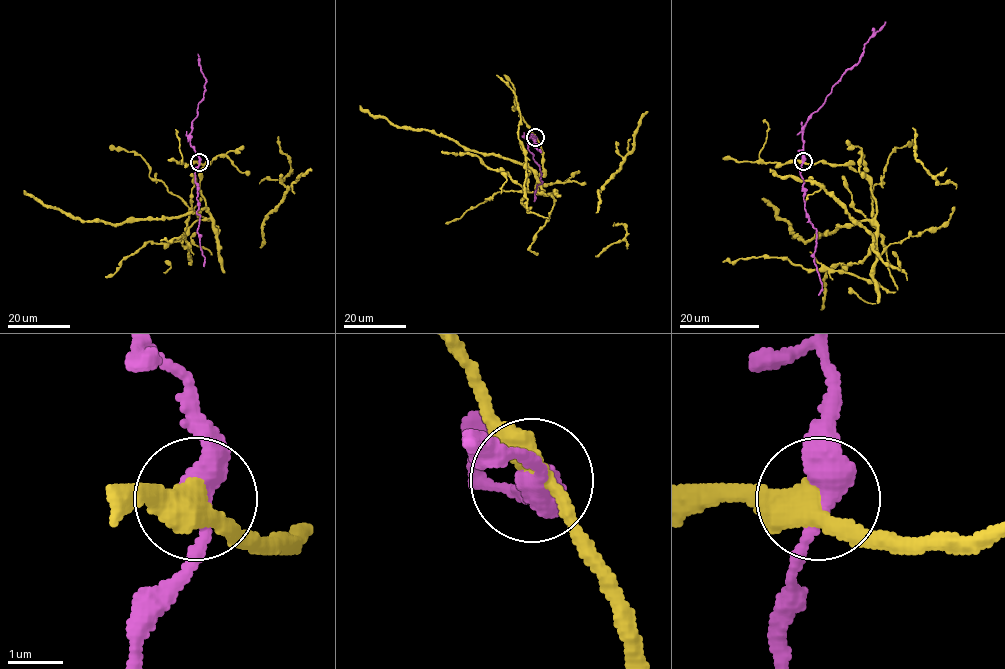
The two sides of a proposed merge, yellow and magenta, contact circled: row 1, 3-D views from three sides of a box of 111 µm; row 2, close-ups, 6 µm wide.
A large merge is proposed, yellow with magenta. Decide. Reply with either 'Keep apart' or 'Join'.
Keep apart

